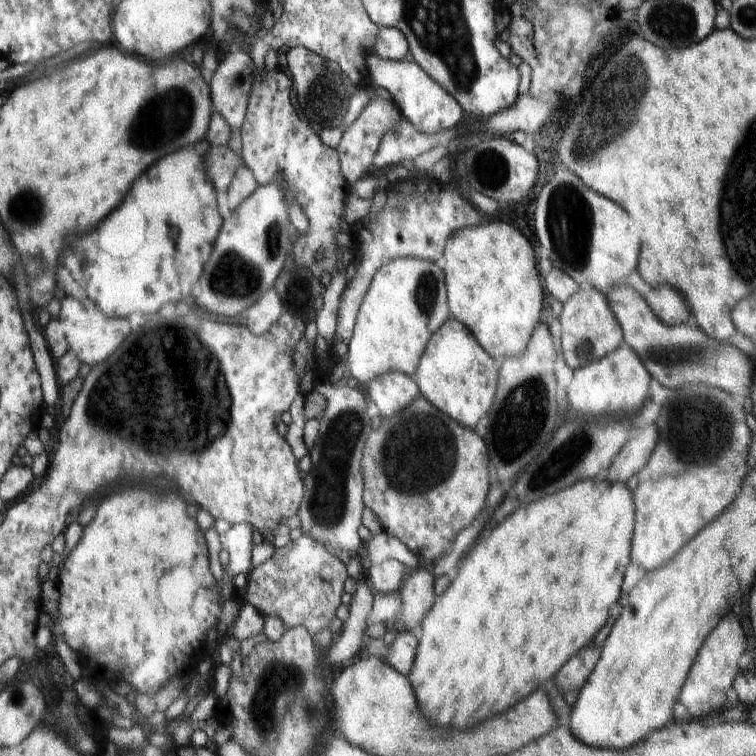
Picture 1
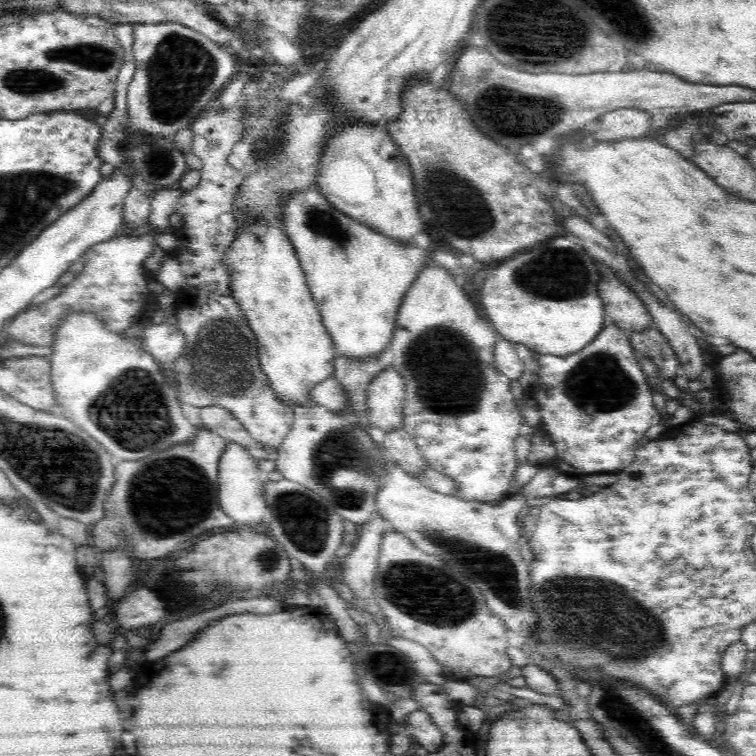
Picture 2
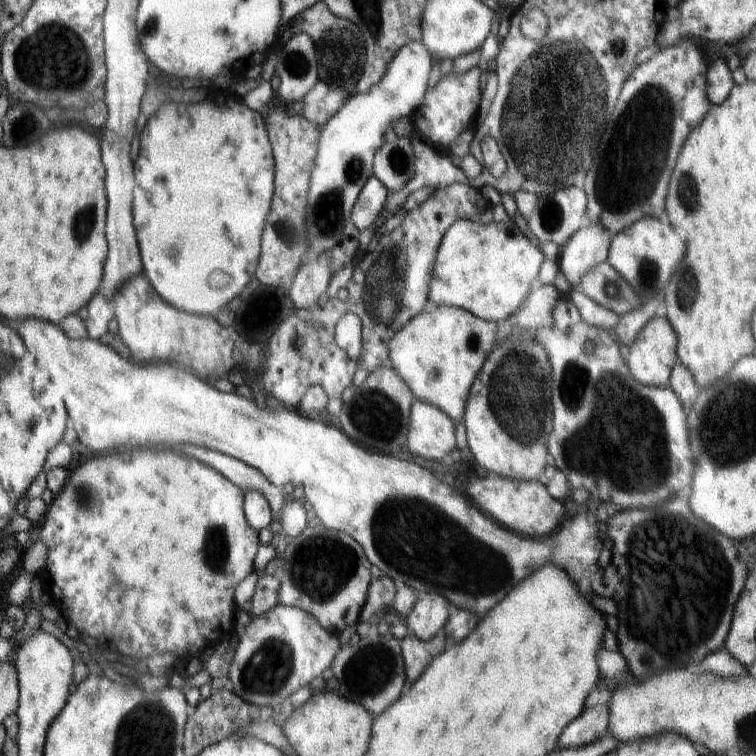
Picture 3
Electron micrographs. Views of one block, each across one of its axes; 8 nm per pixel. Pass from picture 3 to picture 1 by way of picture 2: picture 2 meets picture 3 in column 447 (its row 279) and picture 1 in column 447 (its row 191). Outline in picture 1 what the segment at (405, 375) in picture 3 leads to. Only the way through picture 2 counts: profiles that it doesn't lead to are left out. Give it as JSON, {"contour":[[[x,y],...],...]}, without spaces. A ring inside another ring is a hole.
{"contour":[[[399,257],[384,264],[369,283],[349,339],[344,368],[365,388],[378,375],[397,371],[415,376],[426,342],[451,318],[447,306],[445,275],[436,264],[417,257]]]}

